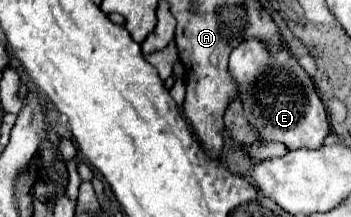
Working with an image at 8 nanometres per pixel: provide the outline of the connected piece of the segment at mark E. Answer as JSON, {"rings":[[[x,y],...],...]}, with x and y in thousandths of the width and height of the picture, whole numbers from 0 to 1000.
{"rings":[[[738,184],[687,194],[658,240],[652,332],[681,378],[698,544],[761,654],[806,654],[823,691],[909,682],[920,664],[937,618],[932,507],[903,442],[892,369],[812,221],[772,258]]]}

